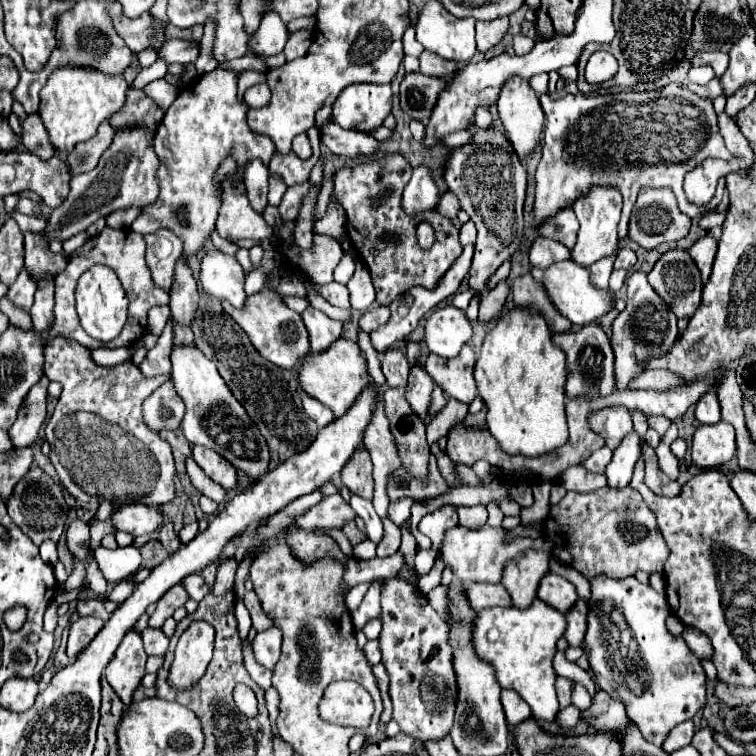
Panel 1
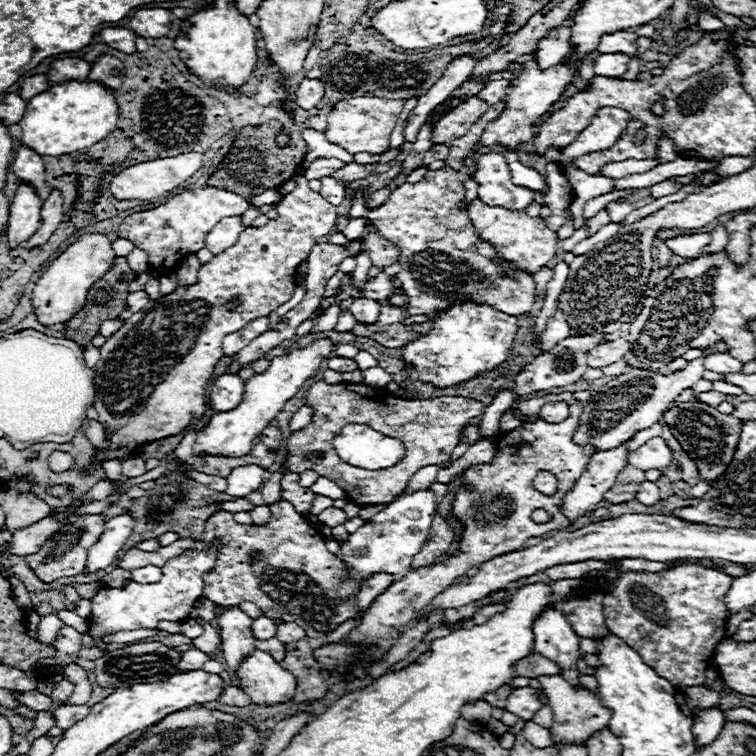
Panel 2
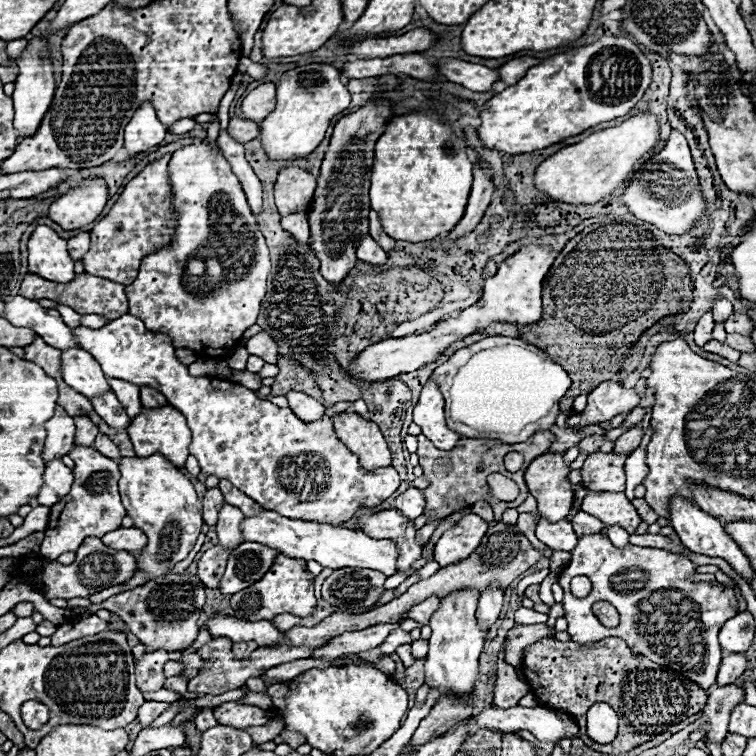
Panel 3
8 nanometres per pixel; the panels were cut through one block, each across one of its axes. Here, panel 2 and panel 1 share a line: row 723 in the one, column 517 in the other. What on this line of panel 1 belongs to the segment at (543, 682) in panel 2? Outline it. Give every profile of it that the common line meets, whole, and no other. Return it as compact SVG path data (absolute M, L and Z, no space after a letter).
M526 550L514 556L508 566L504 566L502 586L508 590L514 608L528 608L536 598L536 588L540 578L548 572L548 558L546 552Z

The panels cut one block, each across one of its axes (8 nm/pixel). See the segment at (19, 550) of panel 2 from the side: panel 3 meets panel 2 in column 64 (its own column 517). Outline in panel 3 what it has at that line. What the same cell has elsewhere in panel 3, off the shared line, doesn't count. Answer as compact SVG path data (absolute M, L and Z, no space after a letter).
M520 514L520 518L518 518L518 522L516 522L516 526L520 528L520 532L532 542L532 546L534 548L544 548L544 544L540 544L538 542L538 538L534 536L534 530L536 530L536 516L534 514Z

